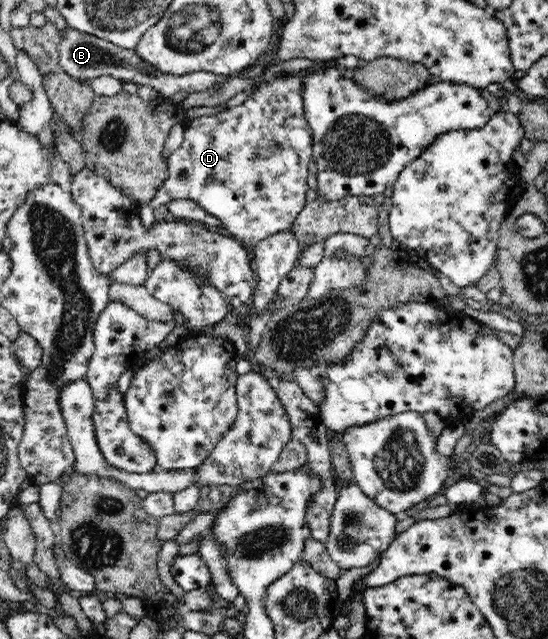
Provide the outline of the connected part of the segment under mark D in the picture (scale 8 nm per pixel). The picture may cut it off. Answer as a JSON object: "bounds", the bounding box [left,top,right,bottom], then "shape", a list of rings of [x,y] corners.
{"bounds":[149,72,313,249],"shape":[[[295,72],[261,85],[241,105],[184,123],[181,147],[167,159],[168,178],[149,203],[153,213],[160,213],[160,206],[171,201],[193,201],[209,215],[221,219],[227,233],[248,249],[274,233],[289,229],[306,204],[307,169],[313,149],[312,131],[304,117],[302,89],[302,77]]]}

